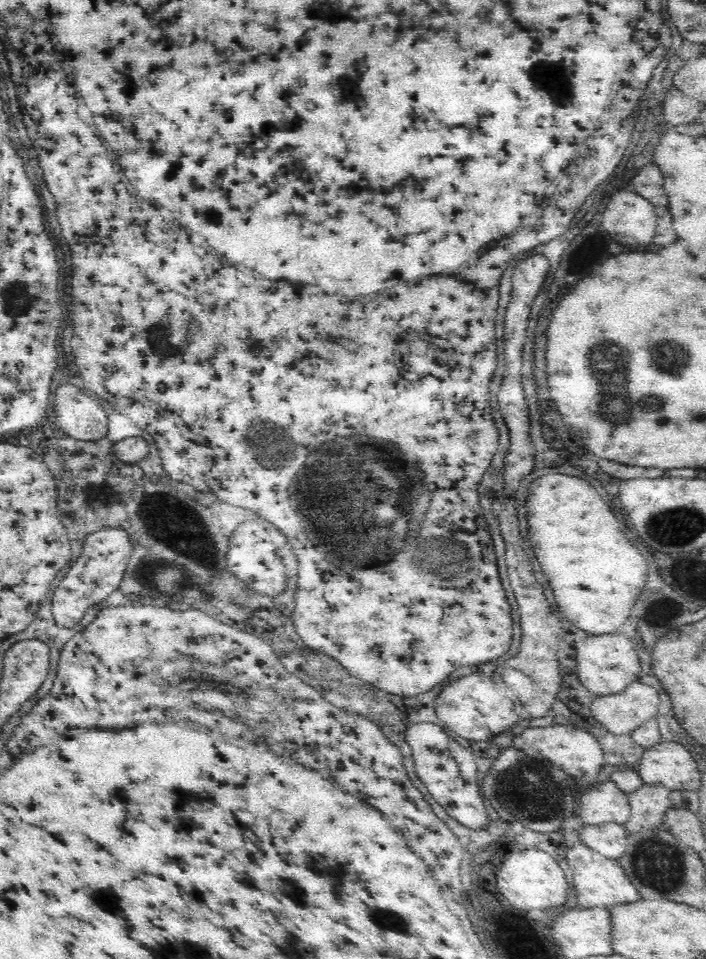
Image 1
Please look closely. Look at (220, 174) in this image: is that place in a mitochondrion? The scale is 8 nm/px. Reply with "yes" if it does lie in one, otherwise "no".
no

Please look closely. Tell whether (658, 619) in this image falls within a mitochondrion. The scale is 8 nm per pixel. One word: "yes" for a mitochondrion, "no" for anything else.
yes

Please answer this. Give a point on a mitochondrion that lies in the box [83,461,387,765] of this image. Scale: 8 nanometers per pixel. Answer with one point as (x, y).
(205, 555)

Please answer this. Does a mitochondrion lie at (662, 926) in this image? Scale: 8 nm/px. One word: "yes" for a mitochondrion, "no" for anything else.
no

